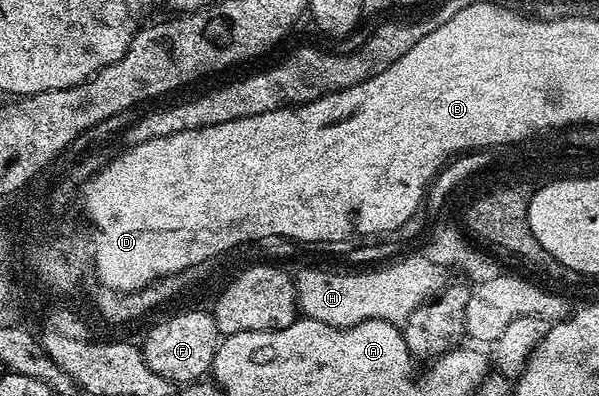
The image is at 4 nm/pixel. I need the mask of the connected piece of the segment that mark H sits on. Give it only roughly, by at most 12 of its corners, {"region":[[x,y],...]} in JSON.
{"region":[[421,259],[358,278],[303,274],[317,321],[399,325],[440,290]]}

